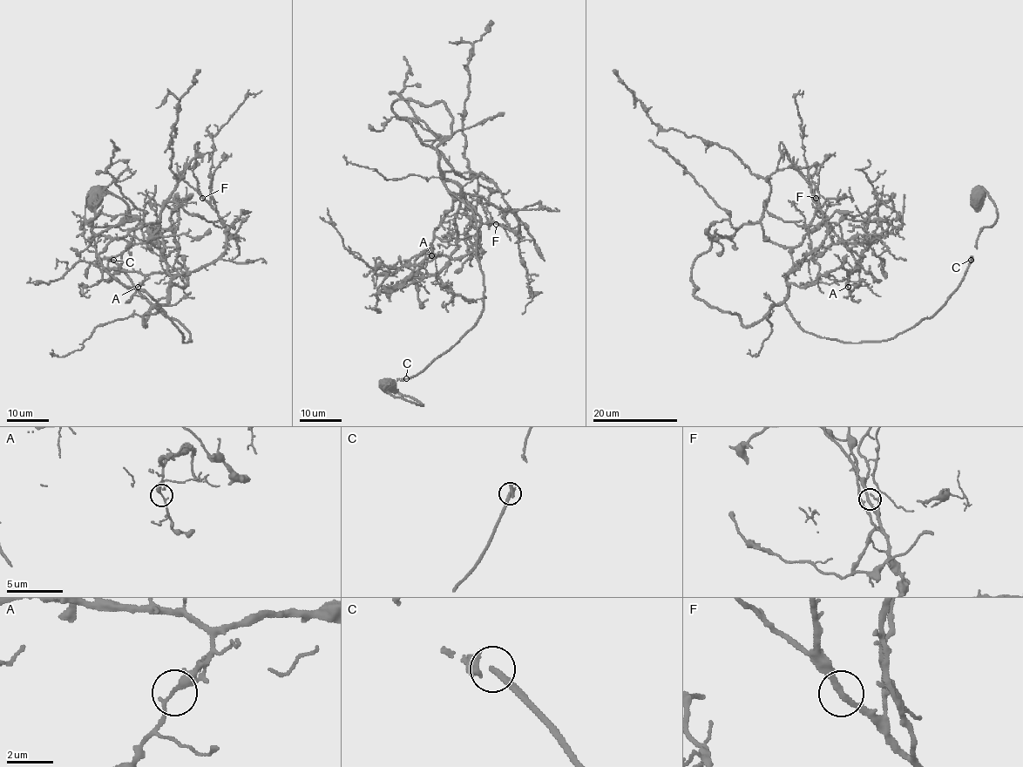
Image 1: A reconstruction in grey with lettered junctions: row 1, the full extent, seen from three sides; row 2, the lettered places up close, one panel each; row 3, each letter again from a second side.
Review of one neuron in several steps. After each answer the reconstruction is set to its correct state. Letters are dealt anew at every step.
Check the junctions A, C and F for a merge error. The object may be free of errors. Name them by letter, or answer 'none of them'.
none of them

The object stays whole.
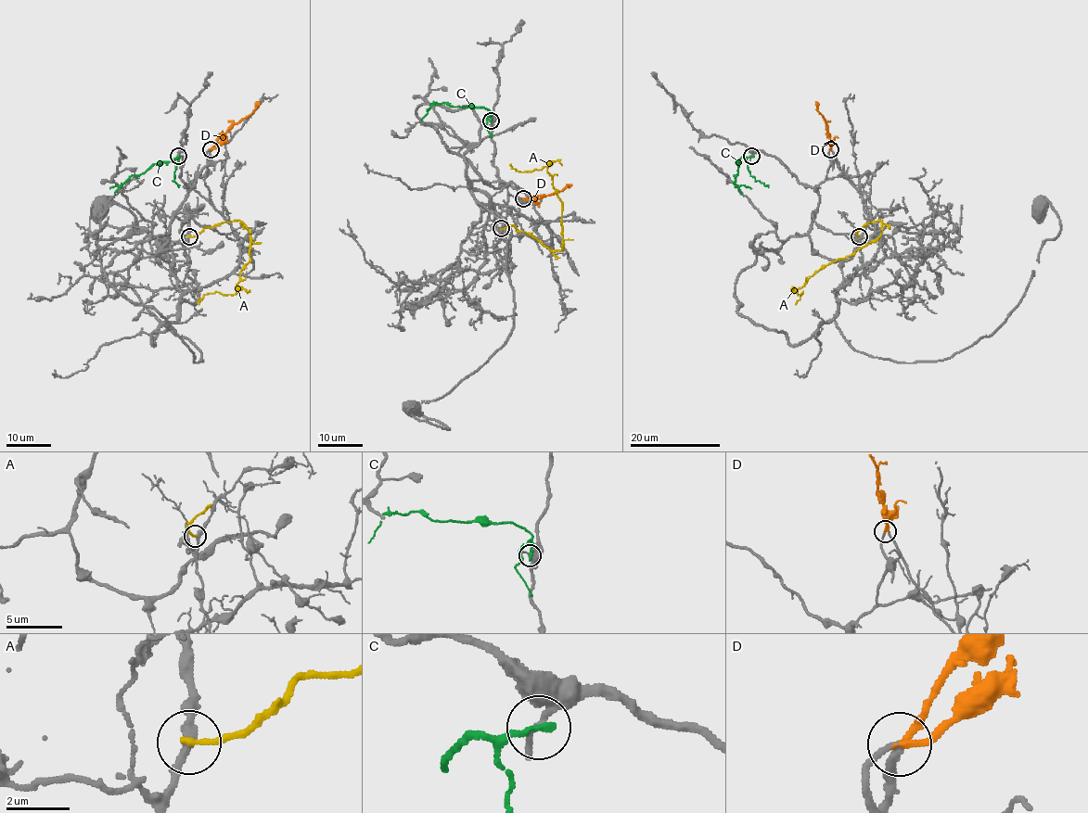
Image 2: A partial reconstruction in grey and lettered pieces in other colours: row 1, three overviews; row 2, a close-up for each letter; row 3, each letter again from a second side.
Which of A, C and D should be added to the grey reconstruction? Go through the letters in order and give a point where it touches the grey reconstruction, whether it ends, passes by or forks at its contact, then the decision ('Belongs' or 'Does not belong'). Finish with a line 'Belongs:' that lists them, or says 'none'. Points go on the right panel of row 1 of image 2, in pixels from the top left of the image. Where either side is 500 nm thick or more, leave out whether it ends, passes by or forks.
A: Touches grey at (859, 236). It ends there. Does not belong
C: Touches grey at (751, 156). It ends there. Does not belong
D: Touches grey at (830, 149). It passes by. Belongs
Belongs: D

